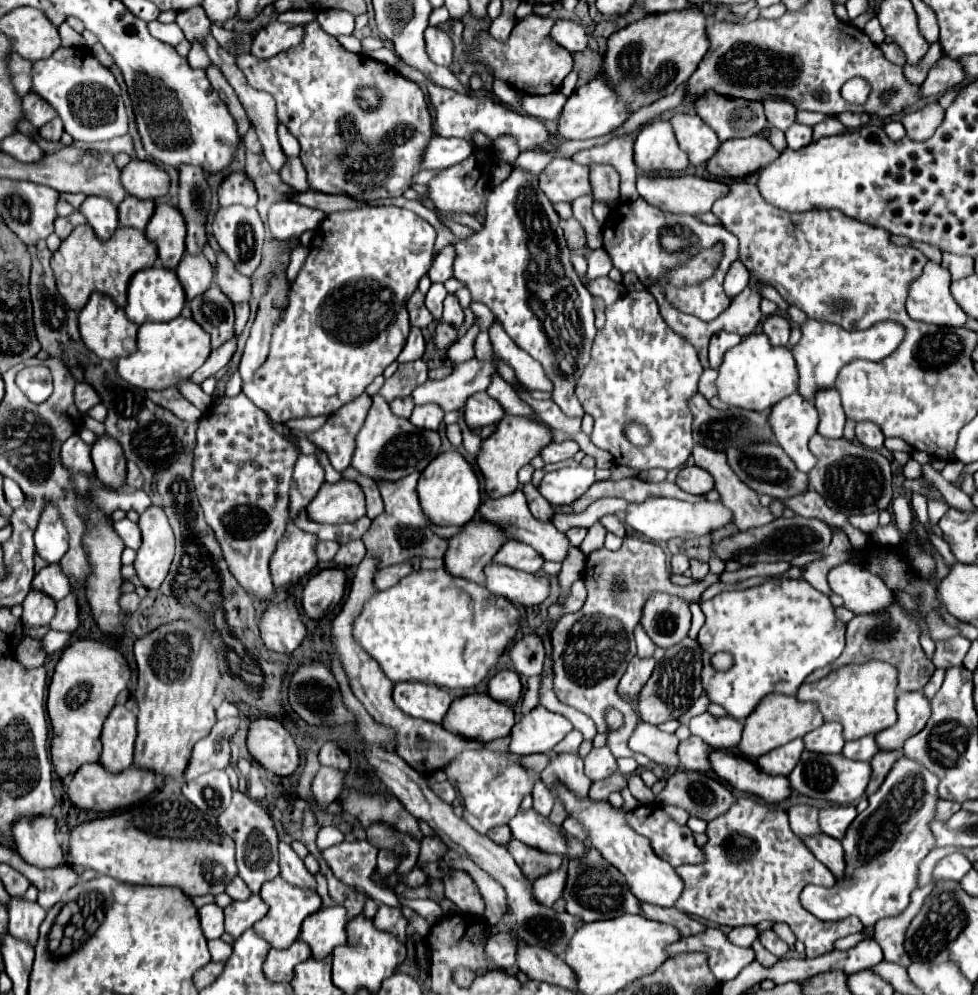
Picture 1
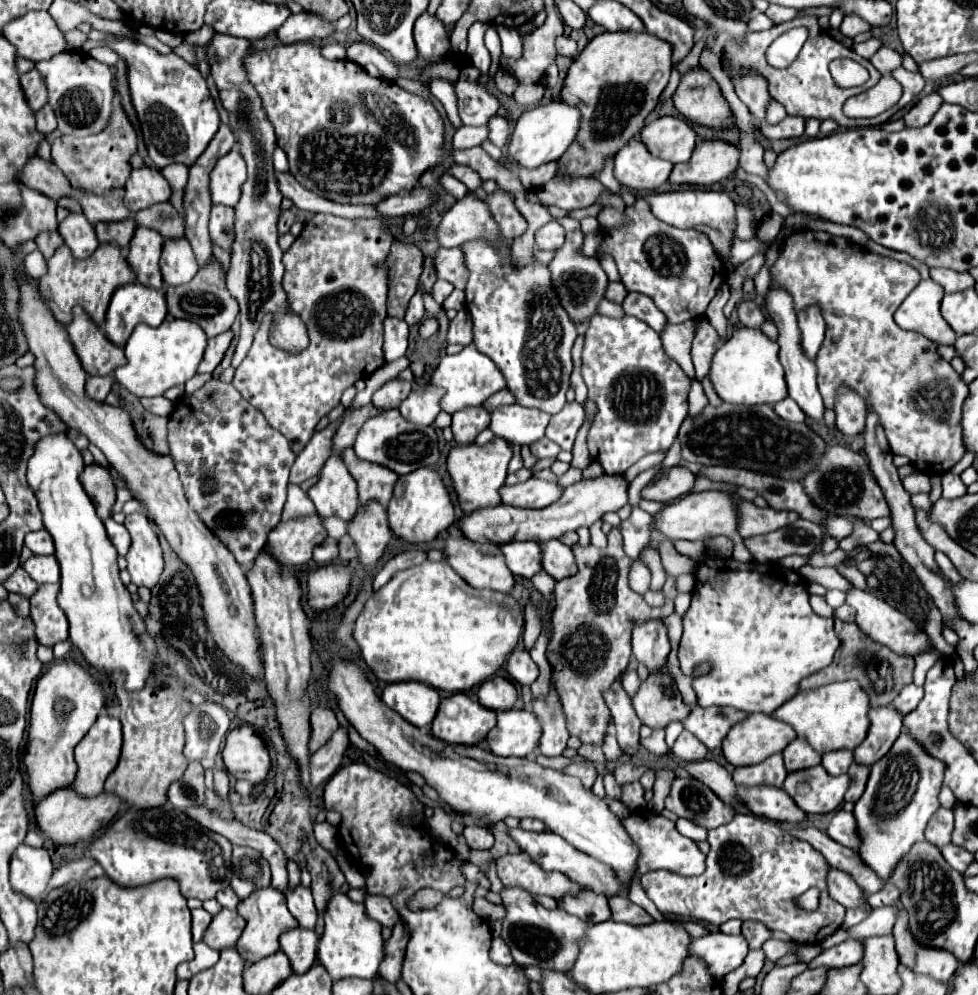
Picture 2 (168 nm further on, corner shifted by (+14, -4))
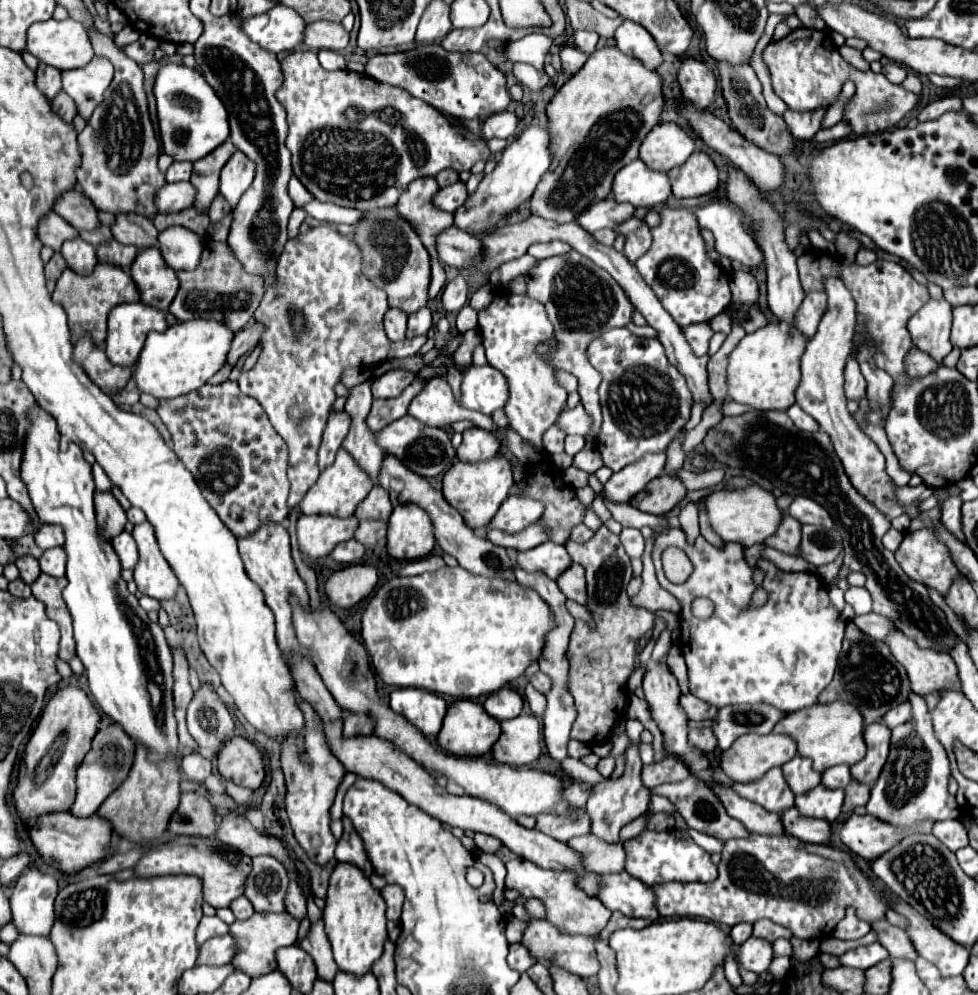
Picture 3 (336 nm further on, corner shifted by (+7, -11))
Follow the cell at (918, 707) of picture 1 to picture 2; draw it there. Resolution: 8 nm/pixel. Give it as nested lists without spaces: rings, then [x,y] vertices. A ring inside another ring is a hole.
[[[878,707],[868,711],[868,719],[870,729],[866,739],[854,749],[854,761],[870,767],[888,753],[904,727],[904,717],[894,707]]]

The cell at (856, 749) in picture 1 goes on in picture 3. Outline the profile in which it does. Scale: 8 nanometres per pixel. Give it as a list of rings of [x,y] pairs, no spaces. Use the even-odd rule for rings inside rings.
[[[847,764],[833,766],[833,768],[825,770],[821,776],[821,784],[827,788],[845,788],[849,784],[849,780],[851,780],[851,768]]]

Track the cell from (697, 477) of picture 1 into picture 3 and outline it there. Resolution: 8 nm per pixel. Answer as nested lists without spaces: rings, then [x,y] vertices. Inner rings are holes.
[[[659,476],[655,480],[651,480],[633,500],[631,506],[639,508],[643,512],[649,514],[667,514],[669,510],[673,510],[687,494],[685,484],[677,478],[677,476]]]

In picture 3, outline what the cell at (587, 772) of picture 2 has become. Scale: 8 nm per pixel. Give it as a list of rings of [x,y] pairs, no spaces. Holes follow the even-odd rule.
[[[571,782],[571,784],[565,788],[565,794],[563,794],[563,796],[565,796],[573,806],[585,808],[585,802],[587,802],[591,790],[593,790],[593,786],[591,786],[589,782]]]

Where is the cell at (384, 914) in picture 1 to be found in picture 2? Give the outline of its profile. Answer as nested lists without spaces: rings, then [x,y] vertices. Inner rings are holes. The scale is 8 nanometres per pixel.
[[[368,895],[366,901],[366,911],[372,919],[376,919],[382,927],[394,927],[396,921],[400,919],[400,915],[396,913],[396,909],[392,907],[390,899],[384,895]]]

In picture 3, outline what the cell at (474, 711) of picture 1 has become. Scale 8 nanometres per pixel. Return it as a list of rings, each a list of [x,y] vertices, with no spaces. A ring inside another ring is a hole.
[[[457,700],[447,708],[447,718],[443,720],[443,728],[439,732],[439,746],[455,756],[465,756],[465,758],[477,758],[483,756],[491,750],[491,746],[497,742],[501,734],[501,726],[495,718],[491,718],[481,704],[473,700]]]

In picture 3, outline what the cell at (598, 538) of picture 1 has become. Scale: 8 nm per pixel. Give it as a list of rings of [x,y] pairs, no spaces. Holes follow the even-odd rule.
[[[623,528],[619,538],[621,538],[621,544],[625,546],[625,552],[631,558],[639,558],[643,554],[645,540],[643,540],[643,536],[641,536],[641,532],[637,528]]]

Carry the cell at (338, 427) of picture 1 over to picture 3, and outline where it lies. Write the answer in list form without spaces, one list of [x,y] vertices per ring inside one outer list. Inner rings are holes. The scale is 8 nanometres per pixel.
[[[415,380],[411,386],[405,388],[405,392],[399,398],[389,398],[389,400],[373,400],[373,408],[367,416],[367,428],[371,432],[379,432],[383,426],[395,422],[397,418],[407,414],[409,402],[421,392],[423,380]]]

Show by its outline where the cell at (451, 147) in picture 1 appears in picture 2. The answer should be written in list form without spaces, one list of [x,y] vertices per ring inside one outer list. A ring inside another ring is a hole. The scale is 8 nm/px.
[[[480,125],[480,127],[460,127],[454,135],[454,149],[468,149],[468,147],[476,147],[480,145],[486,137],[488,137],[490,129],[488,125]]]

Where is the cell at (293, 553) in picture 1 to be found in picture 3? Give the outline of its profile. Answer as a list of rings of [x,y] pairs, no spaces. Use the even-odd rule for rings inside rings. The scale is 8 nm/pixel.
[[[301,516],[297,520],[297,544],[309,558],[325,558],[339,542],[349,540],[357,528],[357,518],[335,516]]]

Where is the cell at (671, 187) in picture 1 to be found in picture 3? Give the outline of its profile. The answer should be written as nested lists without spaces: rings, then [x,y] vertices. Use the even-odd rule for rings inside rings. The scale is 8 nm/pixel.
[[[713,202],[693,210],[701,230],[709,230],[715,238],[715,250],[743,266],[759,266],[763,254],[743,224],[743,214],[727,204]]]

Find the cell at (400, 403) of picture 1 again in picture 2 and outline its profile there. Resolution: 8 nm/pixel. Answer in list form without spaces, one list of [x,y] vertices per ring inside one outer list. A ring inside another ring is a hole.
[[[390,379],[386,381],[374,395],[372,395],[372,403],[376,407],[384,407],[384,409],[394,409],[398,407],[408,393],[412,391],[412,383],[404,381],[404,379]]]

